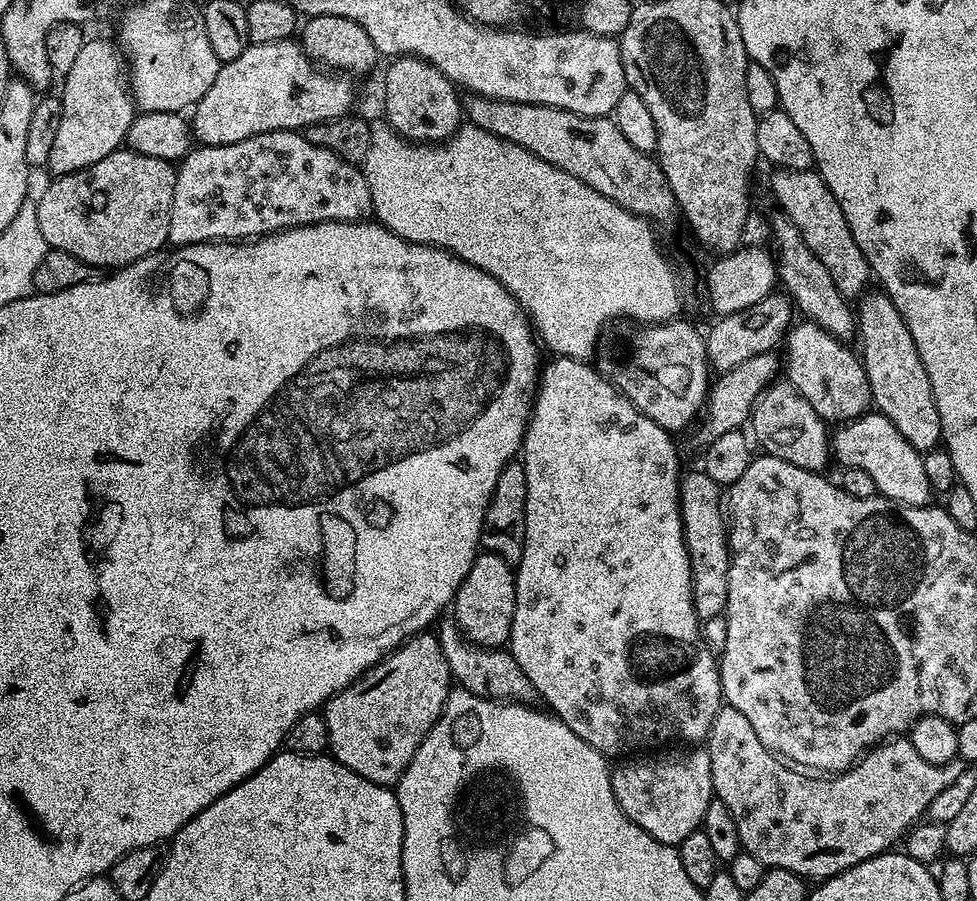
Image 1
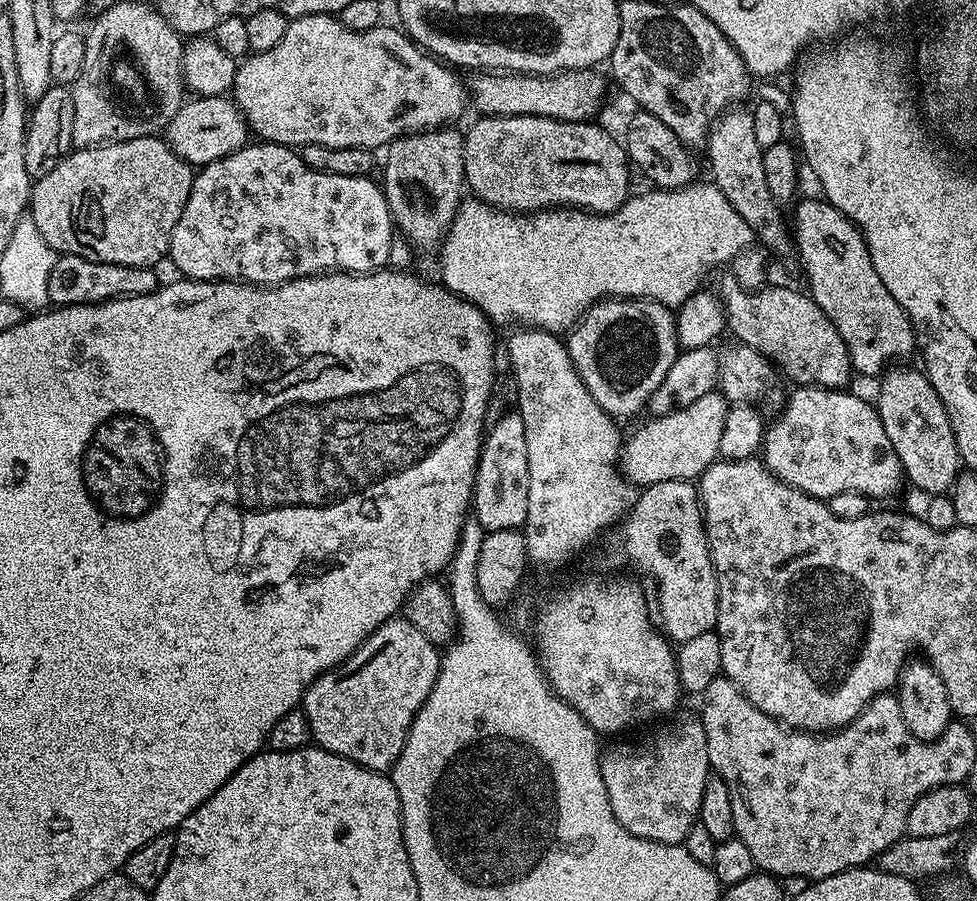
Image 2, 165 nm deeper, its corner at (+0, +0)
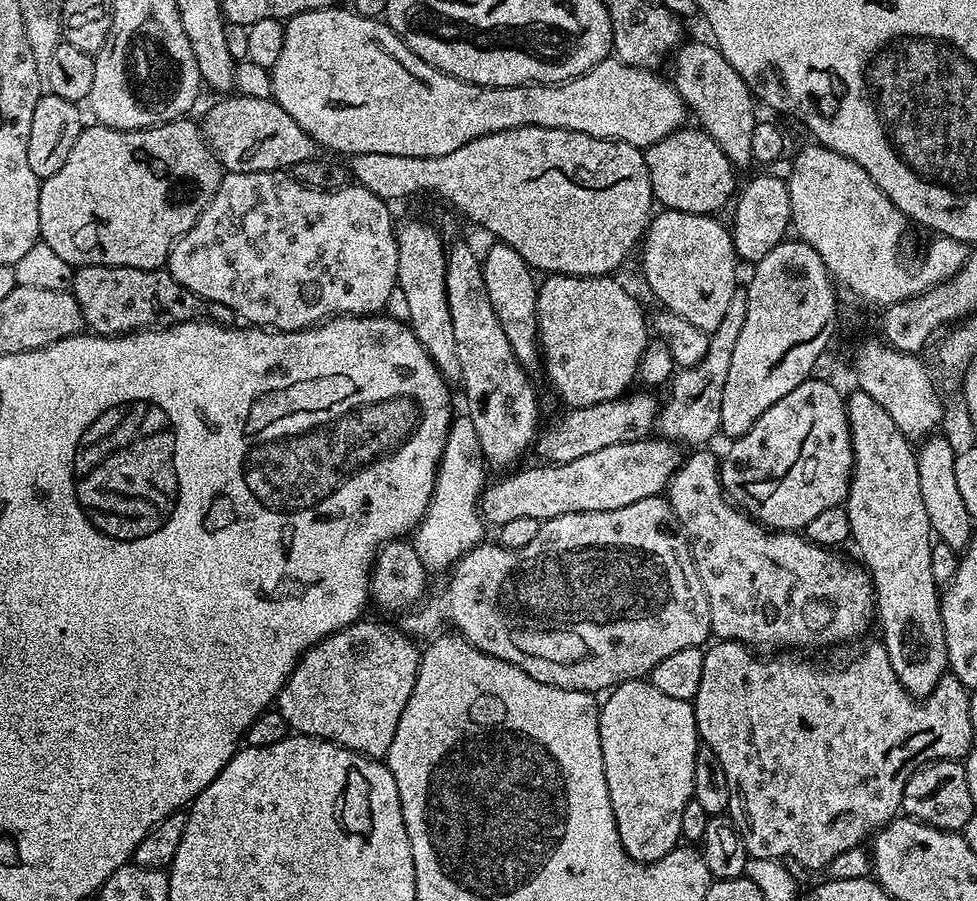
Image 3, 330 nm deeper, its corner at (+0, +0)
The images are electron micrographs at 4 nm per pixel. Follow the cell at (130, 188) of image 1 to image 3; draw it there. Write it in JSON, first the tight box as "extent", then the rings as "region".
{"extent":[38,118,225,270],"region":[[[192,118],[166,122],[162,126],[153,128],[143,128],[127,132],[117,128],[107,128],[104,124],[95,122],[89,123],[78,134],[78,142],[70,149],[70,158],[62,162],[62,170],[58,174],[50,174],[40,185],[40,197],[38,198],[38,222],[40,223],[40,240],[46,246],[50,246],[59,258],[65,260],[71,266],[82,264],[101,264],[102,266],[130,266],[131,268],[141,268],[150,270],[151,268],[164,268],[168,262],[168,254],[177,240],[183,238],[191,228],[196,225],[202,210],[214,198],[218,190],[220,180],[224,177],[225,171],[220,166],[220,160],[208,149],[207,142],[200,132],[199,123]]]}

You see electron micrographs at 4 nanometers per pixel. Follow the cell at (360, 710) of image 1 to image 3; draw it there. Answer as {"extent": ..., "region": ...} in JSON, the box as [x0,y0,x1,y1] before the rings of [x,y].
{"extent":[274,618,422,758],"region":[[[361,618],[309,648],[296,663],[274,704],[293,733],[329,740],[362,756],[384,758],[390,742],[394,742],[398,718],[402,718],[402,710],[406,710],[406,702],[414,690],[422,652],[419,647],[416,649],[407,631],[399,632],[388,624],[375,624],[368,619]]]}

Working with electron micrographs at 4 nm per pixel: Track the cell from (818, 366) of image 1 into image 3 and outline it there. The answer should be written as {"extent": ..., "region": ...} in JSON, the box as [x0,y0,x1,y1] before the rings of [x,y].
{"extent":[642,210,738,334],"region":[[[660,210],[648,222],[648,230],[642,237],[644,248],[644,280],[648,288],[661,300],[663,307],[676,316],[686,318],[698,330],[711,334],[722,321],[732,292],[738,287],[736,264],[738,257],[732,248],[732,233],[716,221],[715,215],[690,214]]]}

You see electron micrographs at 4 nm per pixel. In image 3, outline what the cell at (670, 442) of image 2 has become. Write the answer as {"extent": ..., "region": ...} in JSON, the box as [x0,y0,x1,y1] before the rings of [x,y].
{"extent":[480,438,682,526],"region":[[[645,438],[645,439],[636,440],[632,442],[622,442],[620,445],[603,447],[602,450],[596,451],[595,454],[585,454],[583,458],[574,458],[574,462],[566,462],[565,464],[545,463],[543,466],[540,466],[544,468],[524,468],[521,470],[521,472],[513,471],[511,474],[508,474],[508,475],[513,474],[513,476],[508,476],[505,478],[505,480],[498,481],[497,484],[489,483],[487,487],[485,487],[484,493],[482,493],[482,495],[480,496],[480,514],[481,516],[484,517],[485,521],[487,521],[489,525],[493,524],[493,526],[499,526],[499,525],[505,524],[506,522],[511,522],[513,518],[534,518],[535,520],[539,520],[543,522],[545,520],[553,520],[554,518],[558,518],[562,514],[570,514],[571,512],[605,512],[606,510],[622,510],[622,506],[630,506],[630,502],[642,502],[642,498],[650,498],[651,496],[659,496],[661,495],[661,493],[665,491],[665,489],[667,489],[668,484],[672,480],[672,476],[675,474],[677,468],[680,467],[682,463],[682,452],[679,452],[679,450],[681,451],[681,449],[677,447],[677,445],[673,443],[673,441],[671,440],[668,440],[665,438],[657,438],[658,440],[652,440],[652,439],[653,438]]]}

